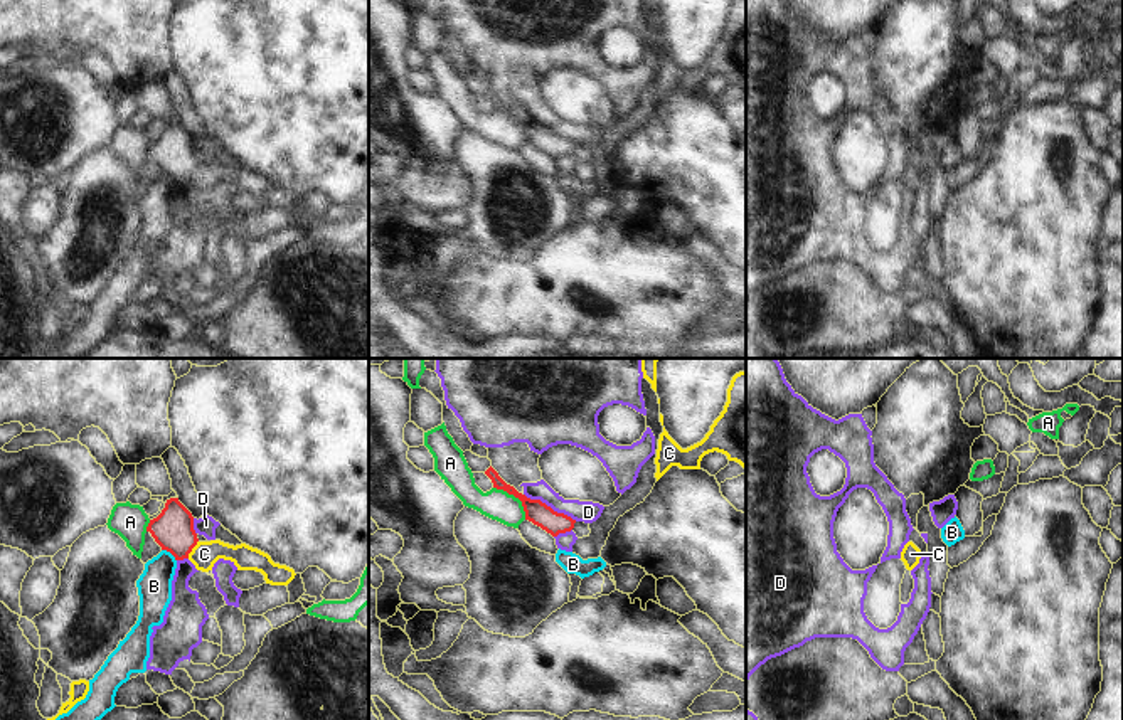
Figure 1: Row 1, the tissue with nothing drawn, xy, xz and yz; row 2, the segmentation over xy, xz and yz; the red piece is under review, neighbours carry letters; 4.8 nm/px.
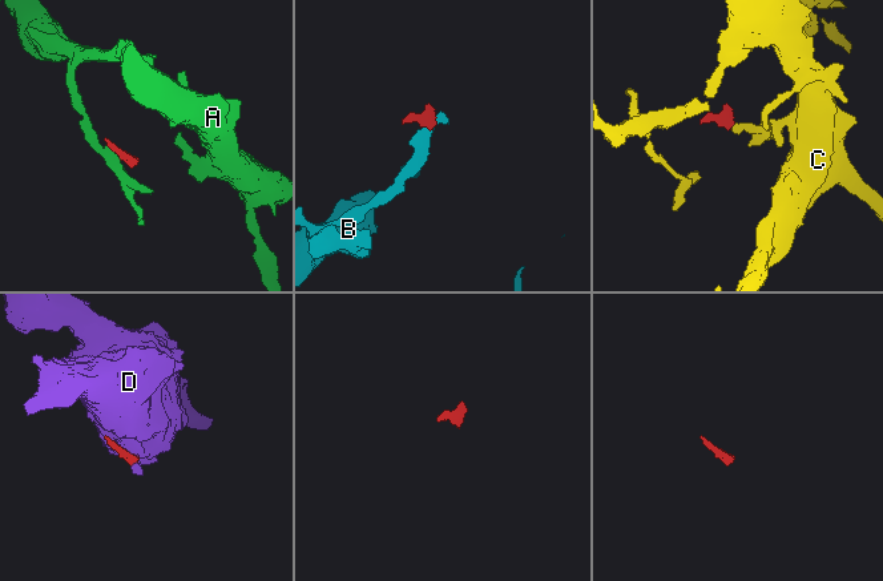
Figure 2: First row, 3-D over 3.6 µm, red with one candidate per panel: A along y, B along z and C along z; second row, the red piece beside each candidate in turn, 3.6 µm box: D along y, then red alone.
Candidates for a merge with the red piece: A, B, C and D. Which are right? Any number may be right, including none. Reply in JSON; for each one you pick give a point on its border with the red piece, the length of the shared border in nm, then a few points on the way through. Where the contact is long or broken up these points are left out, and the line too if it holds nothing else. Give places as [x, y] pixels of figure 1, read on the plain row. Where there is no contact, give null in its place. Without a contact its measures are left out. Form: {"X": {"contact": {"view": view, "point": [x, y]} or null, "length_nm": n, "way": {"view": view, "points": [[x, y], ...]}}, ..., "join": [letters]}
{"C": {"contact": {"view": "xy", "point": [192, 170]}, "length_nm": 100, "way": {"view": "xy", "points": [[172, 152], [192, 170], [204, 177]]}}, "join": ["C"]}

